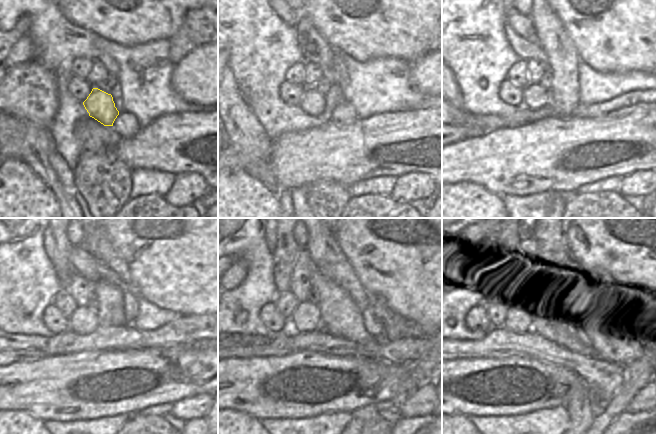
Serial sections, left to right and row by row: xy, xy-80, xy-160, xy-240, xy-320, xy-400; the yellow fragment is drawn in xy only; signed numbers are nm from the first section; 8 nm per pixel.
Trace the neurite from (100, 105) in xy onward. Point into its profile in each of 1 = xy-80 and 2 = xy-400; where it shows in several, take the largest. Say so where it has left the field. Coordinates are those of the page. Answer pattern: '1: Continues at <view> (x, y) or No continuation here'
1: Continues at xy-80 (313, 102)
2: Continues at xy-400 (526, 317)

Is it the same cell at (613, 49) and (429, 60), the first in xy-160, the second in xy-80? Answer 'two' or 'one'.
two

